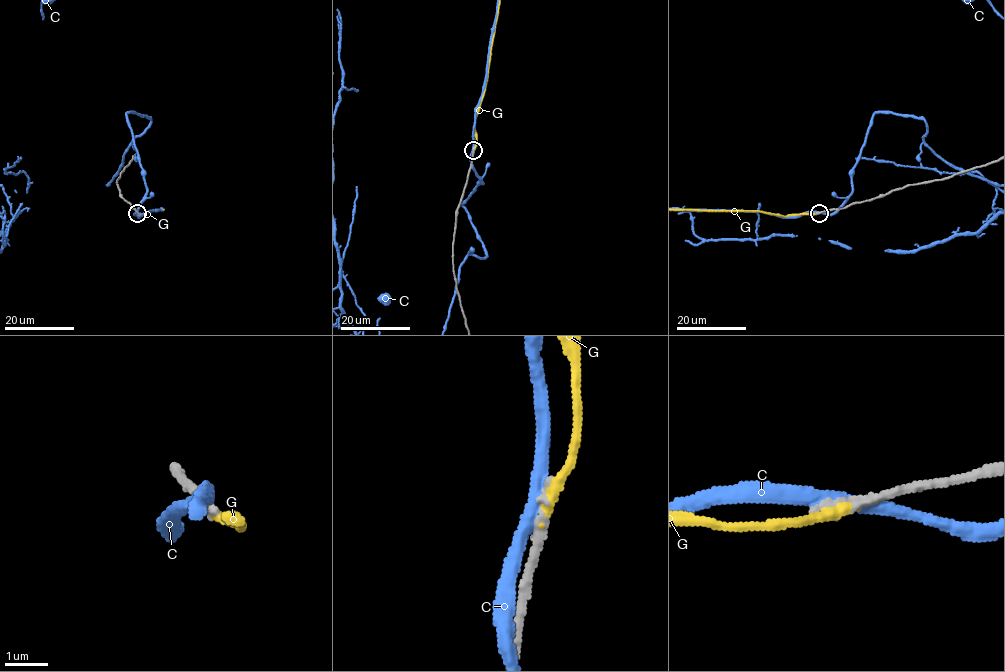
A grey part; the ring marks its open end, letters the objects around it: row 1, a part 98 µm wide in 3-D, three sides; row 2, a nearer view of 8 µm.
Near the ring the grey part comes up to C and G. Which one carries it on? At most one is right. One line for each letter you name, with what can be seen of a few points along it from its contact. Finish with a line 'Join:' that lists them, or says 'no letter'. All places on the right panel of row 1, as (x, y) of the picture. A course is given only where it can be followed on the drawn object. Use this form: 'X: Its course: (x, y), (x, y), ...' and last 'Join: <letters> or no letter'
Join: G

